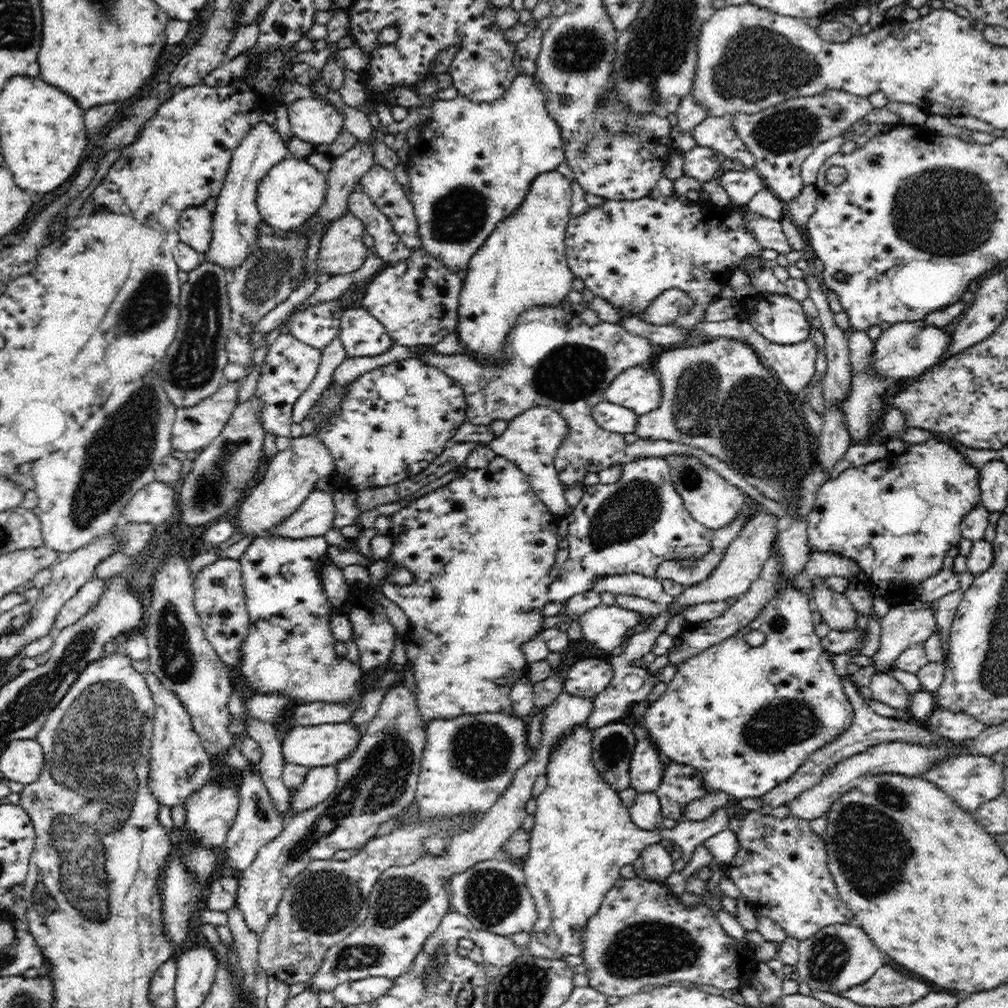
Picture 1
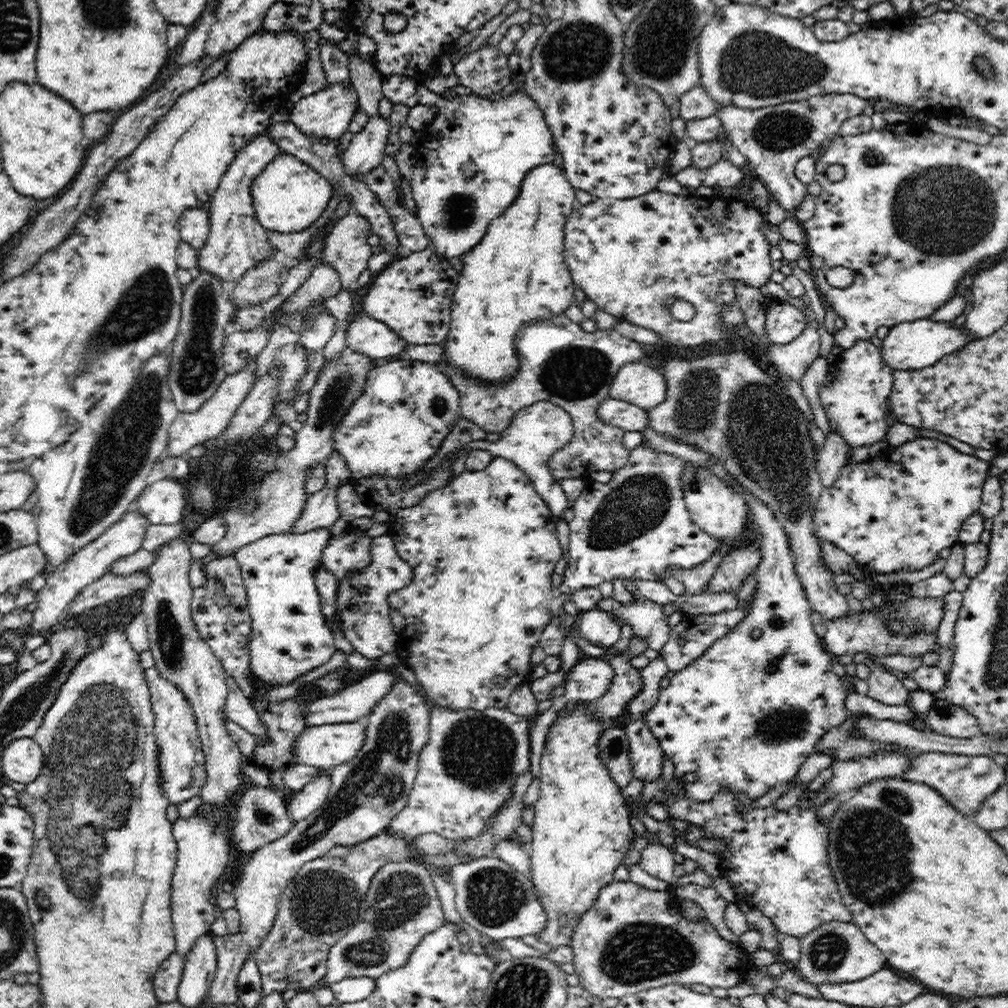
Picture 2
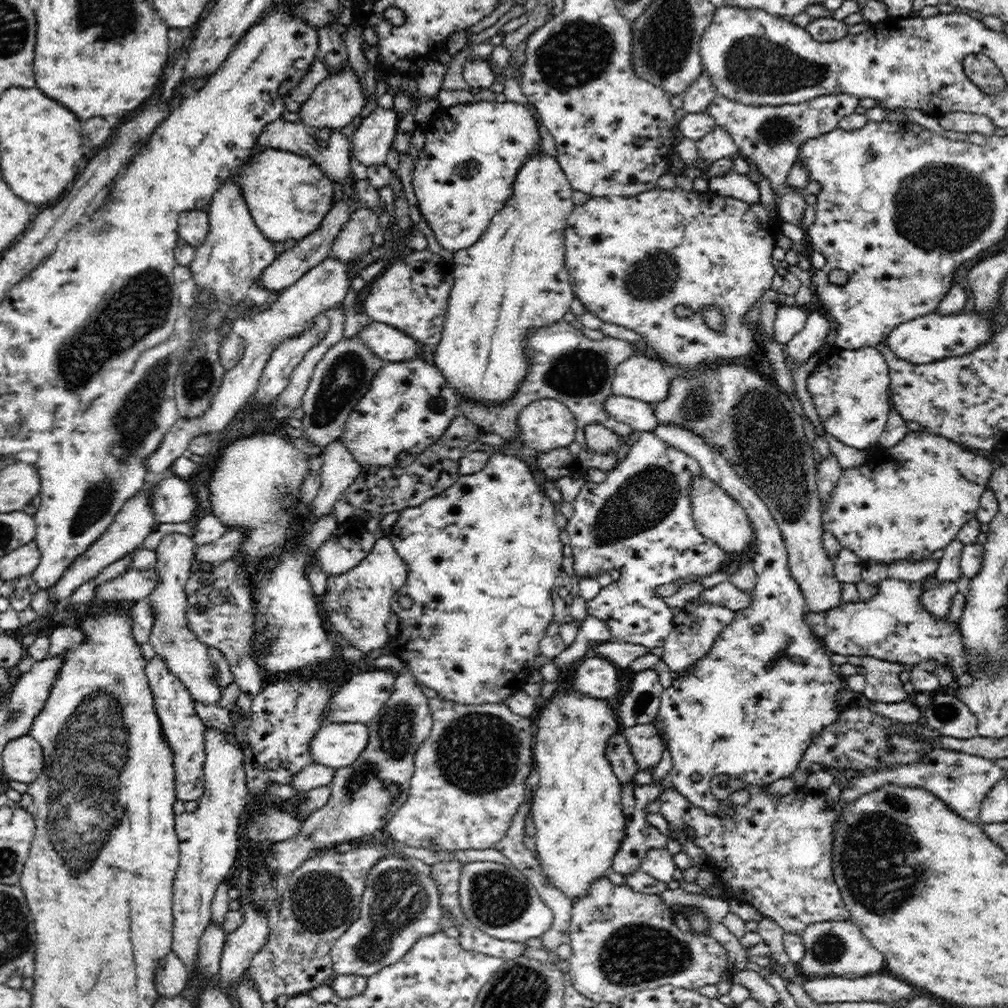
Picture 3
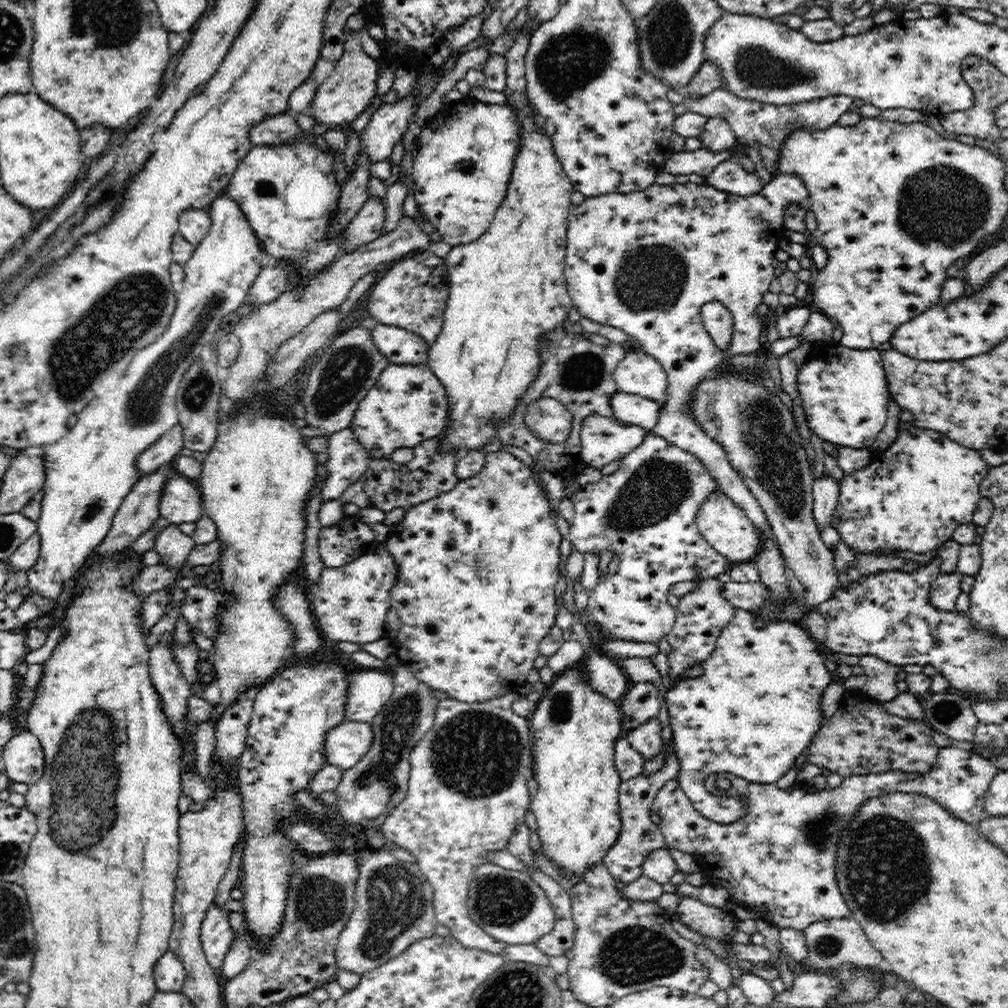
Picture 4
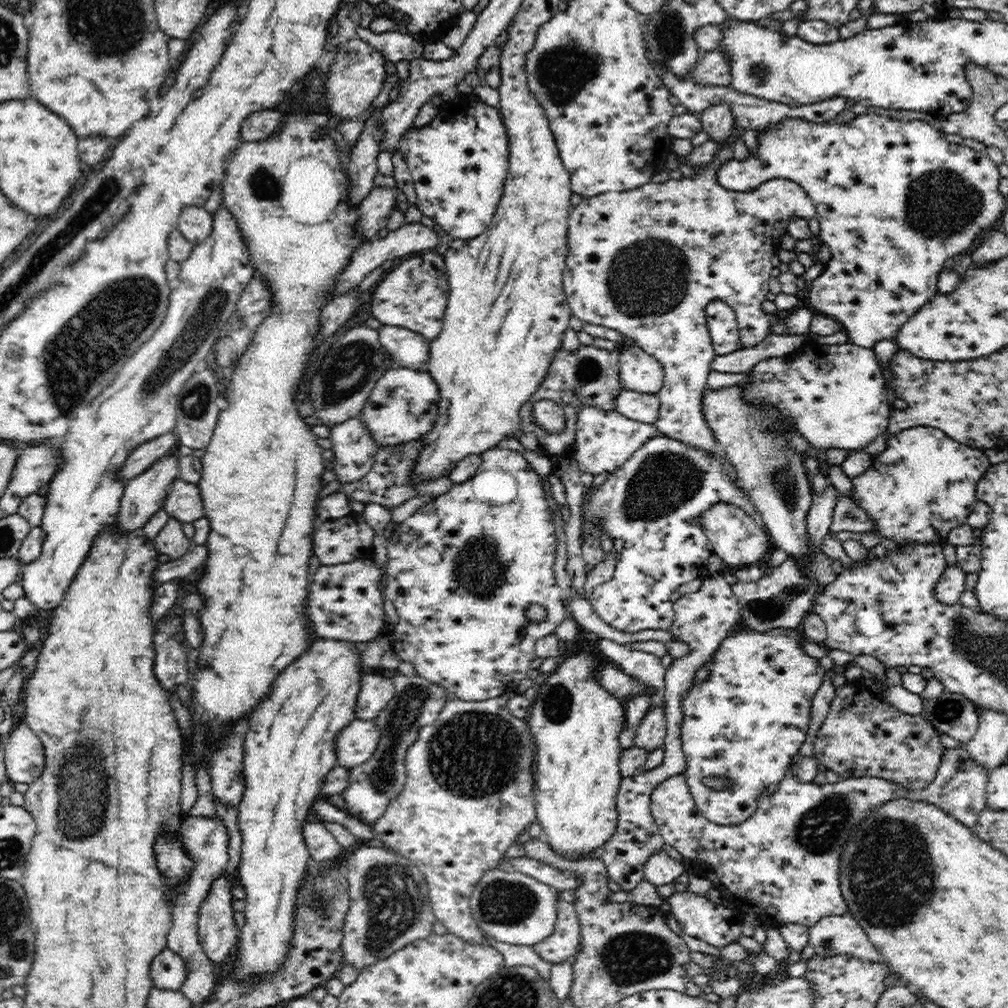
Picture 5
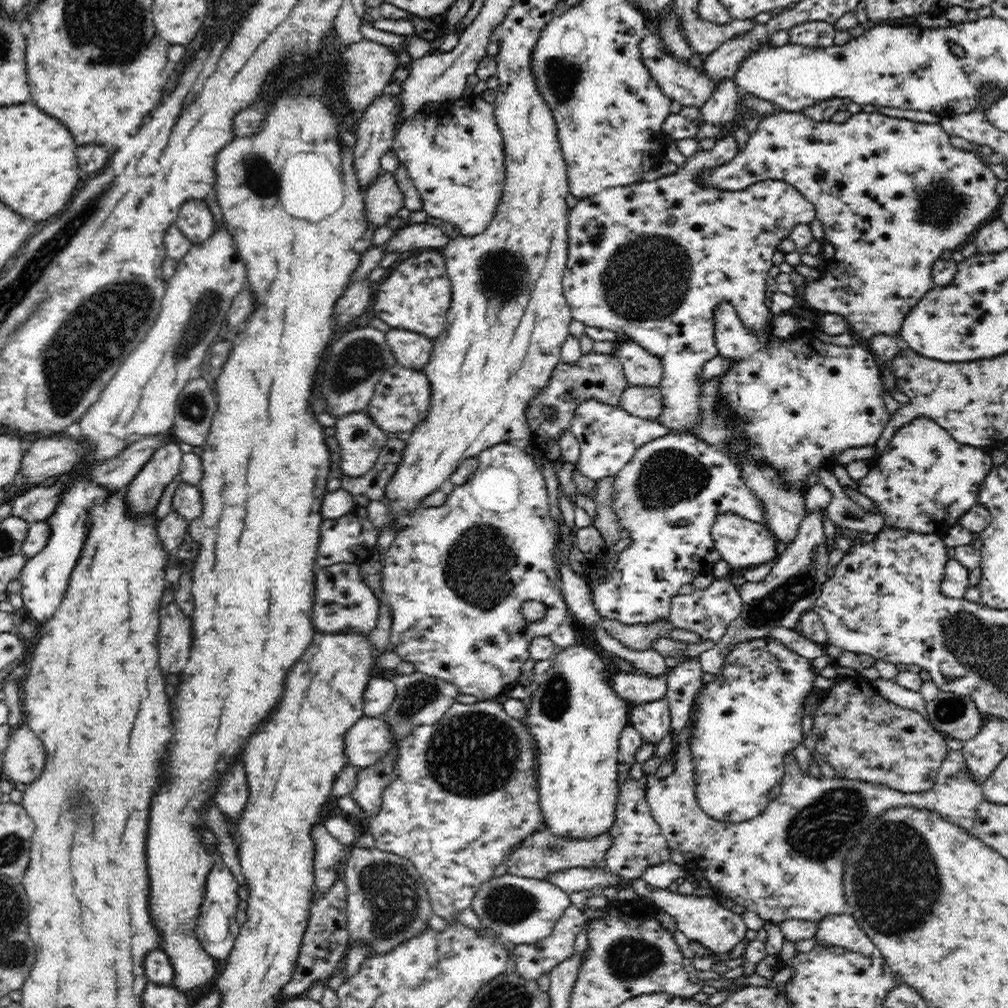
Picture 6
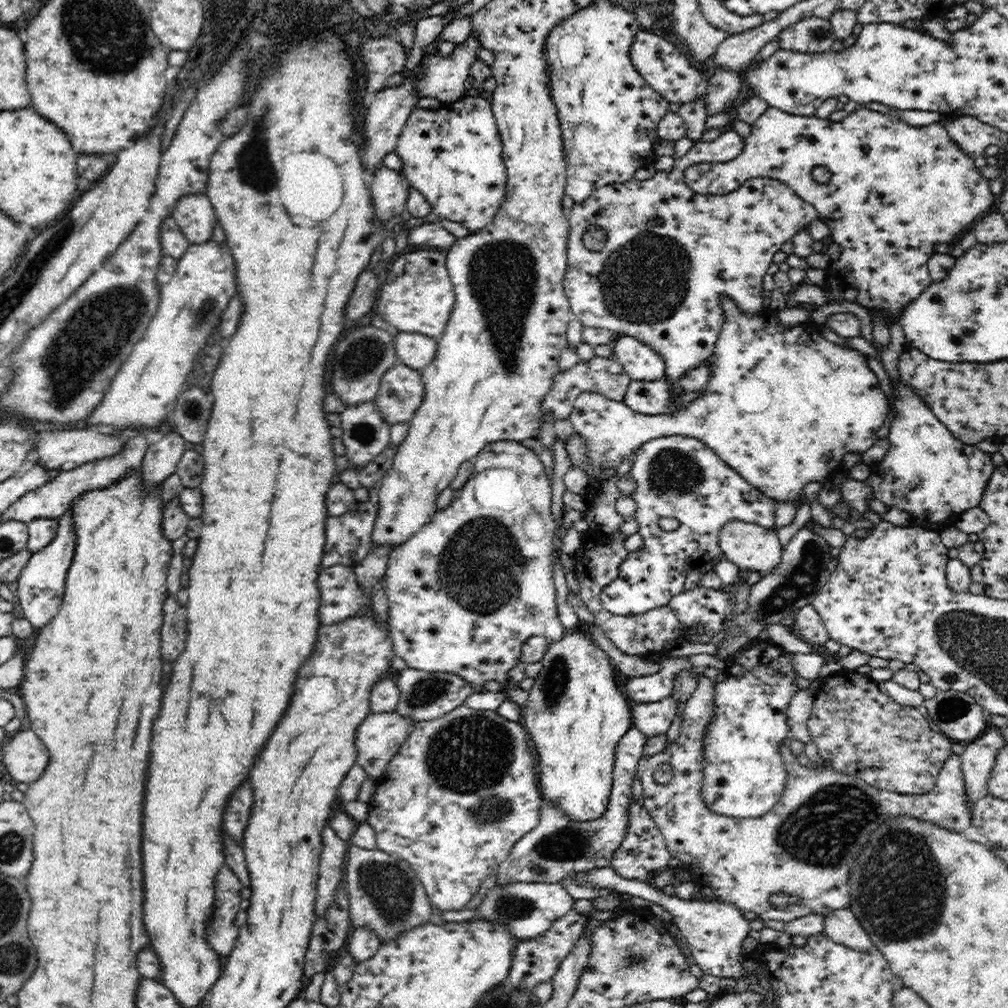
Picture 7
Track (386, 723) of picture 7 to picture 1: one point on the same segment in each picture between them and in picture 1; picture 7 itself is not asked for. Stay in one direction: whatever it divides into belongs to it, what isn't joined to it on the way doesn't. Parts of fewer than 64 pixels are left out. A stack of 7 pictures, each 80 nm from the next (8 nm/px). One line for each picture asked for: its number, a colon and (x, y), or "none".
1: (322, 745)
2: (324, 747)
3: (335, 745)
4: (344, 745)
5: (354, 744)
6: (367, 742)

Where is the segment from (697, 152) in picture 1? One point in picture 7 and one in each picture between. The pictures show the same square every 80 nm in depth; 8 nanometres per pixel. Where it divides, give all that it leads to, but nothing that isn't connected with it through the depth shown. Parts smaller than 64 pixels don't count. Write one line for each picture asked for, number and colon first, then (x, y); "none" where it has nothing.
2: (703, 156)
3: (717, 144)
4: (717, 137)
5: (717, 121)
6: (720, 110)
7: (724, 87)

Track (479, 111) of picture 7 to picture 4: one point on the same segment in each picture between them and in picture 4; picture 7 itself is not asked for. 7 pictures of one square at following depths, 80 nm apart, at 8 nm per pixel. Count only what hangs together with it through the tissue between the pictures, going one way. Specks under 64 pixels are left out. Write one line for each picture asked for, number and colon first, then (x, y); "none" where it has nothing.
4: (462, 171)
5: (459, 162)
6: (455, 155)

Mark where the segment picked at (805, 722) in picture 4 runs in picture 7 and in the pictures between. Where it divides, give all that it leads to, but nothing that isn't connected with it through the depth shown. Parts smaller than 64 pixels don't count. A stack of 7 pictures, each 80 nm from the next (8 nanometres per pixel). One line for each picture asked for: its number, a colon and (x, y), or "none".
5: (747, 720)
6: (743, 725)
7: (744, 774)

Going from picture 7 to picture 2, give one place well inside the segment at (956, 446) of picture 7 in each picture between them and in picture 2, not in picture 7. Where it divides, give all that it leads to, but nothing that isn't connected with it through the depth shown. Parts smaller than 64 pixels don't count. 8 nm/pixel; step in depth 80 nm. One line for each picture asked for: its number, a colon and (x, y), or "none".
2: (899, 513)
3: (913, 502)
4: (912, 498)
5: (923, 486)
6: (924, 481)

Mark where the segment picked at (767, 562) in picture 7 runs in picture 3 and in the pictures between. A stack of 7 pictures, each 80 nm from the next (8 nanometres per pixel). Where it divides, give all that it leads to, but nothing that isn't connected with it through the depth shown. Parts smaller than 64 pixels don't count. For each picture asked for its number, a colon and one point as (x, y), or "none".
3: (719, 517)
4: (723, 523)
5: (739, 539)
6: (740, 542)

